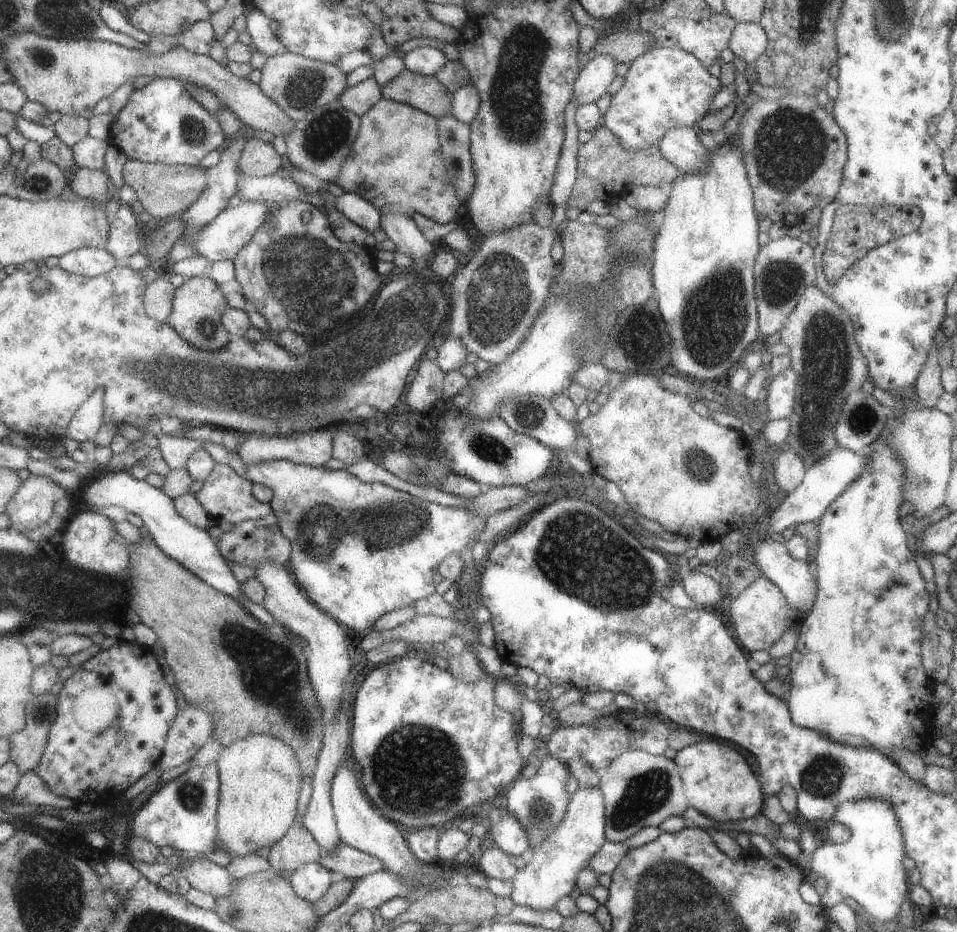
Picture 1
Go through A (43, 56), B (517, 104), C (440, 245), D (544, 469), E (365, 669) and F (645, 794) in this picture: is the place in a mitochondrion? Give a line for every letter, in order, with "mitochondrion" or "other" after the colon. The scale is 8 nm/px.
A: mitochondrion
B: mitochondrion
C: other
D: other
E: other
F: mitochondrion

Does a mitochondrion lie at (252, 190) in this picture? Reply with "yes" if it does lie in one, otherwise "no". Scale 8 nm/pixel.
no

